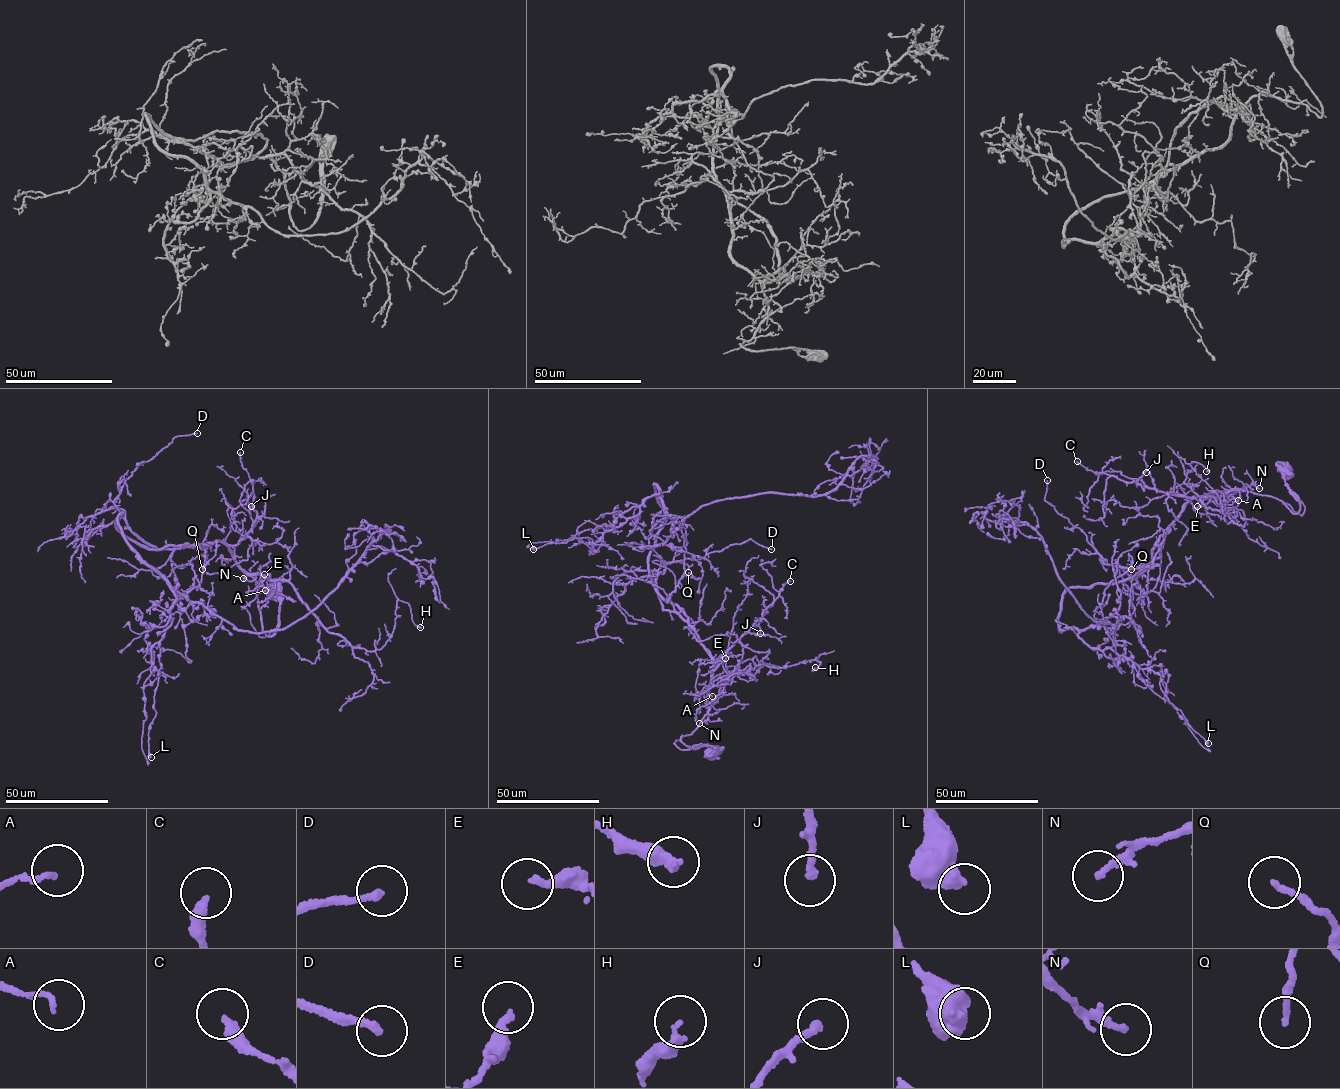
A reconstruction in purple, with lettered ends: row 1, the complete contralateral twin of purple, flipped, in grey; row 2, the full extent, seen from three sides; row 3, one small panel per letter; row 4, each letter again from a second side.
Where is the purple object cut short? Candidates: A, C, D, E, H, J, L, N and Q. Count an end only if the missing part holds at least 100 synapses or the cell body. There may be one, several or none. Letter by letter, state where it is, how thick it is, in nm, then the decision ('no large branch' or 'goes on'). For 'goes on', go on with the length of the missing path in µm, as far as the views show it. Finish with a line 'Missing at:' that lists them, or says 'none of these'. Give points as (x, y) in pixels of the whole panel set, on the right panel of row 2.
A: place (1238, 500); calibre 140 nm; no large branch
C: place (1077, 461); calibre 320 nm; no large branch
D: place (1047, 480); calibre 200 nm; no large branch
E: place (1197, 506); calibre 240 nm; no large branch
H: place (1206, 471); calibre 200 nm; no large branch
J: place (1146, 472); calibre 200 nm; no large branch
L: place (1208, 743); calibre 500 nm; no large branch
N: place (1259, 488); calibre 170 nm; no large branch
Q: place (1131, 569); calibre 170 nm; no large branch
Missing at: none of these

